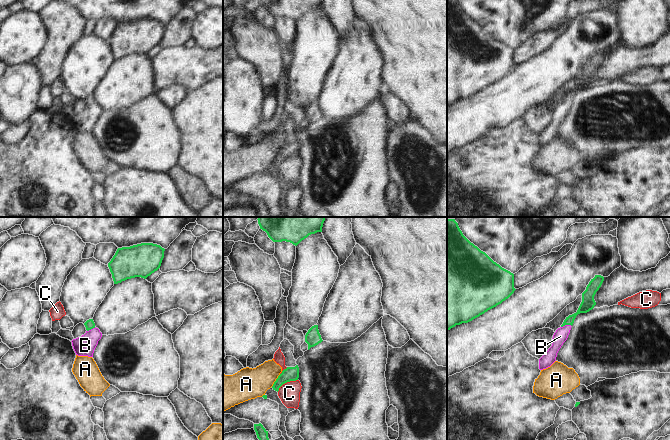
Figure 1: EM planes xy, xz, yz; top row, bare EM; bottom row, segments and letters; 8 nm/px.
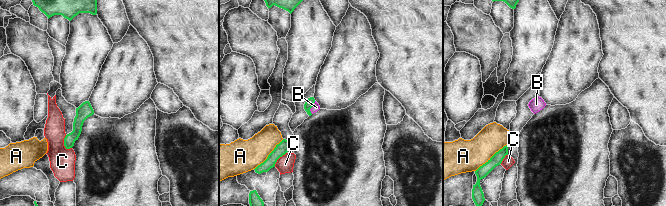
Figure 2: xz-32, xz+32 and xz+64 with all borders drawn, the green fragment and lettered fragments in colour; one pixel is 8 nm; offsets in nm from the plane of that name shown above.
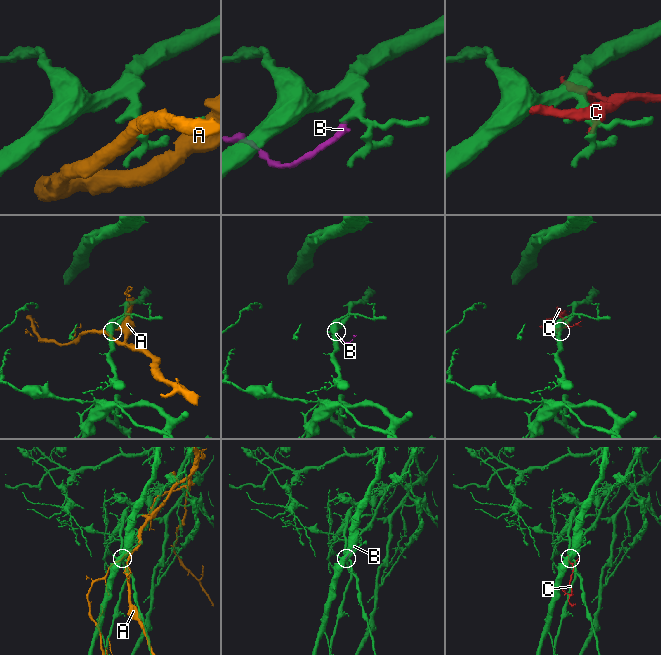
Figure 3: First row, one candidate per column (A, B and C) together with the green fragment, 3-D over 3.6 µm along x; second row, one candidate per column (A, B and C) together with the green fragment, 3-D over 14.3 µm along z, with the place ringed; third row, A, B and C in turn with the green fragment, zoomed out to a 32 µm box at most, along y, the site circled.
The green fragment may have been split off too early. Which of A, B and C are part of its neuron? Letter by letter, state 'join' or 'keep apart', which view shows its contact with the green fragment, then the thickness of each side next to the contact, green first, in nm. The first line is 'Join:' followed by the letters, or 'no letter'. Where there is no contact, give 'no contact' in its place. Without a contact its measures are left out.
Join: B
A: keep apart; meets green in xz; 110 nm thick on the green side, 240 nm on the other
B: join; meets green in yz; 110 nm thick on the green side, 110 nm on the other
C: keep apart; meets green in xz; 110 nm thick on the green side, 170 nm on the other

